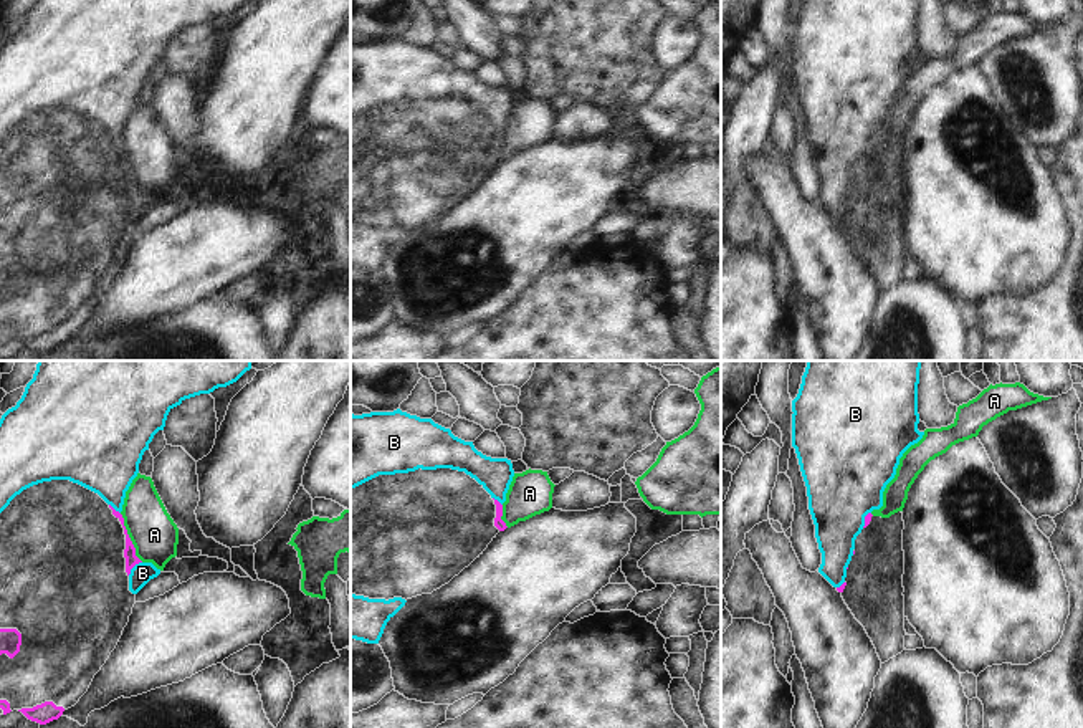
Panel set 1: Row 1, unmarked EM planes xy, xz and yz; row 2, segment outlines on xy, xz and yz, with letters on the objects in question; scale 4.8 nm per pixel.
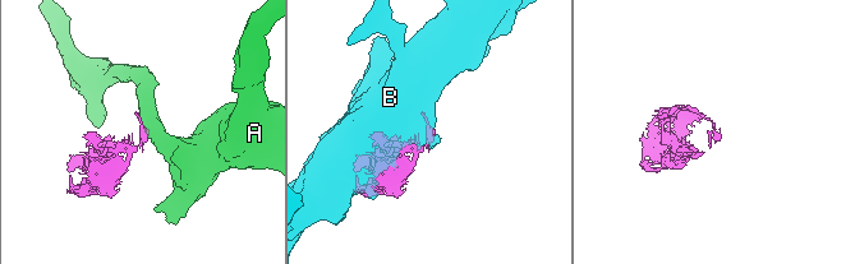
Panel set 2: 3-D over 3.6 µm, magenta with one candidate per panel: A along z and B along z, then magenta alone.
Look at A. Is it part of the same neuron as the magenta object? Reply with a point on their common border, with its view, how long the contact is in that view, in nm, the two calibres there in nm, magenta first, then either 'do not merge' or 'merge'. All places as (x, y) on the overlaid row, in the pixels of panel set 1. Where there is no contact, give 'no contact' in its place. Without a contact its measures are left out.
meets magenta in xy at (129, 538); contact 260 nm long; 60 nm thick on the magenta side, 220 nm on the other; do not merge

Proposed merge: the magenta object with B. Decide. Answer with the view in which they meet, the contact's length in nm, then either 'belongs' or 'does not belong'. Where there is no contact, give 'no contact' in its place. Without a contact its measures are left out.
meets magenta in xy; contact 100 nm long; belongs

